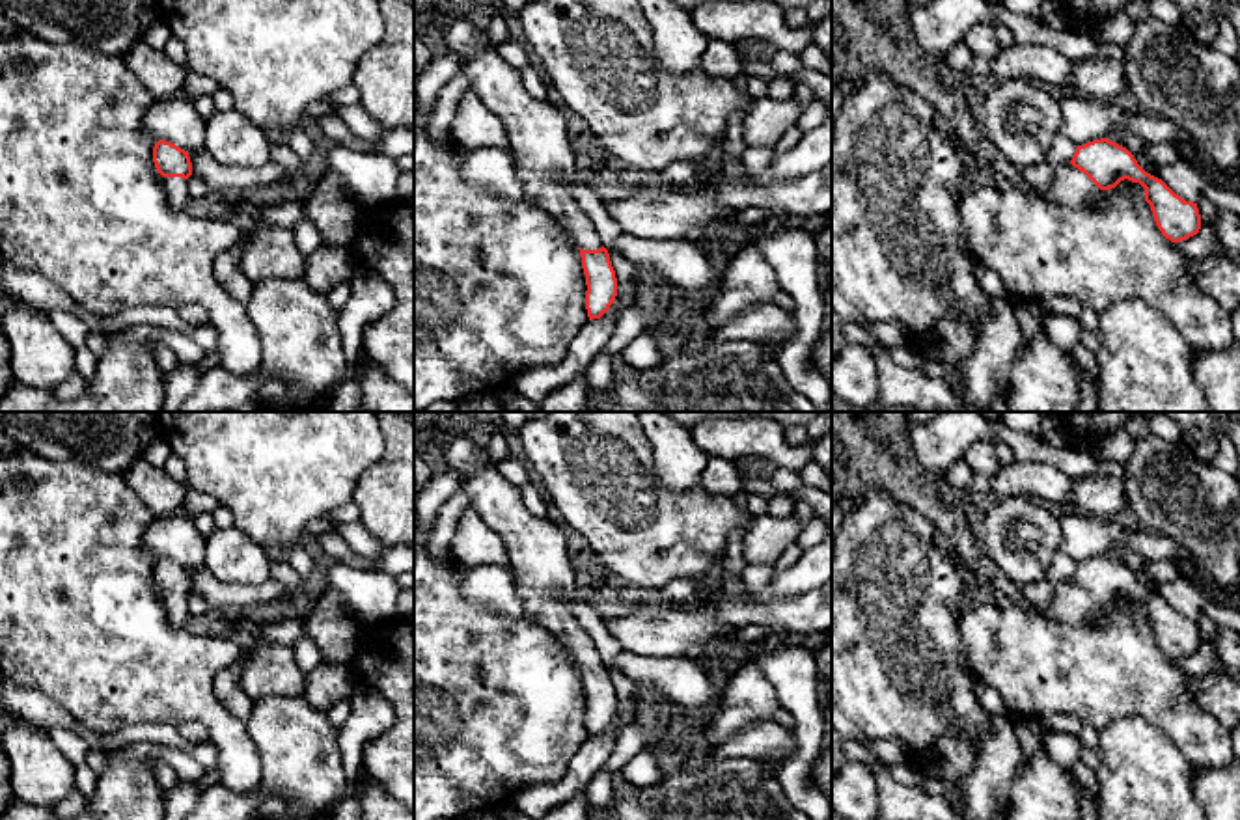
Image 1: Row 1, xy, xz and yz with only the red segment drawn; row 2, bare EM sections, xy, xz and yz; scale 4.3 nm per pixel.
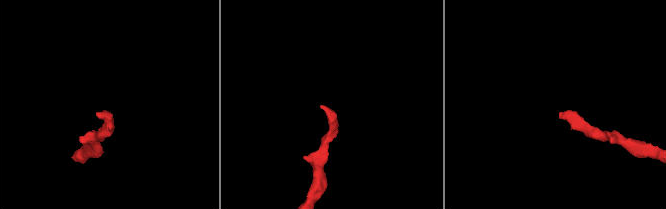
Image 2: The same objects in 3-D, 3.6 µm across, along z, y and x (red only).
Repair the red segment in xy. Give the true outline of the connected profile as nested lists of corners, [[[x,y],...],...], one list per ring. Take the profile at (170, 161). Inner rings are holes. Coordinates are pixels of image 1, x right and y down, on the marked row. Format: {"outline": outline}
{"outline": [[[158,140],[153,147],[153,162],[162,175],[168,205],[175,211],[185,211],[192,199],[186,179],[192,175],[188,151],[172,142]]]}

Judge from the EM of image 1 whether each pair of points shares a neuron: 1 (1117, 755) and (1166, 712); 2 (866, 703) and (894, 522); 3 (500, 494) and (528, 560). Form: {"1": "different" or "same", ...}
{"1": "different", "2": "same", "3": "same"}

